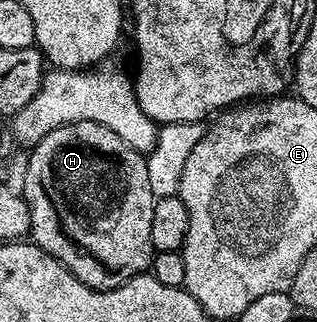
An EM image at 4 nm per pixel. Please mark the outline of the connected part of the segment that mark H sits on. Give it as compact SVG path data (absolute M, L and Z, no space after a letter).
M75 120L73 124L58 126L50 130L50 134L43 136L29 152L32 153L29 154L28 165L24 168L22 195L24 201L30 206L31 243L39 246L43 252L50 254L58 262L62 262L62 266L66 266L70 274L78 278L78 282L91 288L118 288L131 276L139 276L151 269L154 249L150 238L150 222L154 218L154 206L158 198L150 190L150 177L146 175L145 153L126 146L126 142L122 142L122 138L118 138L118 134L110 130L110 126L102 126L93 120Z

